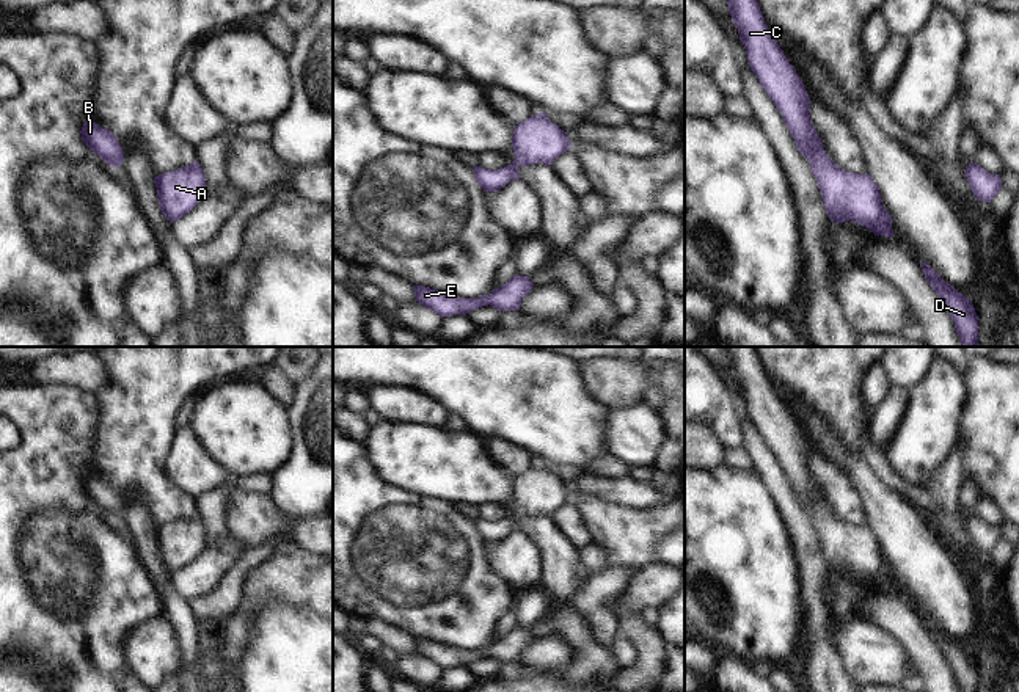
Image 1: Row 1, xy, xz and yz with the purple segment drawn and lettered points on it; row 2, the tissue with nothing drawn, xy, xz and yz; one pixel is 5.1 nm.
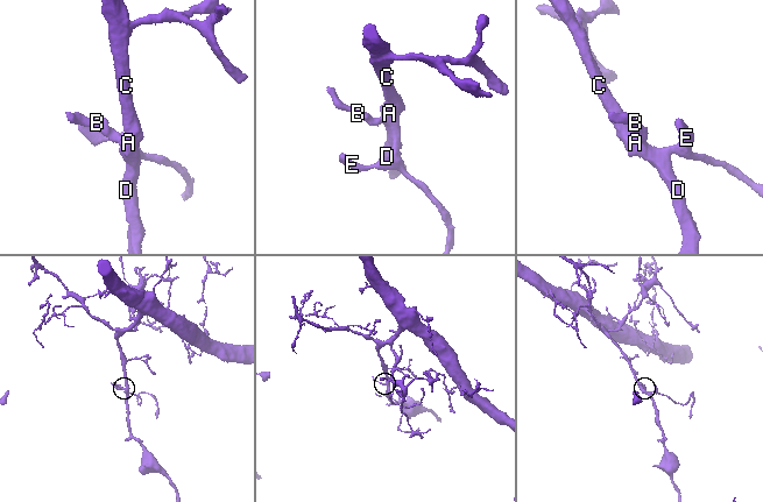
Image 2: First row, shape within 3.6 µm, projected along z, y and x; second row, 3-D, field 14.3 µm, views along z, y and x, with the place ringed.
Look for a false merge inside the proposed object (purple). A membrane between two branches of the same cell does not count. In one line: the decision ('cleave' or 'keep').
keep

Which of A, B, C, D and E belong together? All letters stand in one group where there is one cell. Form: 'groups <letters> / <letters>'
groups A B C D E

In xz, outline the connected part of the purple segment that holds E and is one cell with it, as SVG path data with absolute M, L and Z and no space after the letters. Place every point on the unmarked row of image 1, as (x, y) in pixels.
M515 626L504 637L493 640L488 646L477 650L460 650L425 637L413 637L416 653L435 665L451 668L454 665L466 667L482 657L493 657L498 662L520 662L521 650L531 643L534 636L528 628Z

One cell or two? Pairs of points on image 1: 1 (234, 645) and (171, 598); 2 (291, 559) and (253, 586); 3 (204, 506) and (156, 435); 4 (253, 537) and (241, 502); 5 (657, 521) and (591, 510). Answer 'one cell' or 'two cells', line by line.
1: two cells
2: one cell
3: two cells
4: one cell
5: one cell

